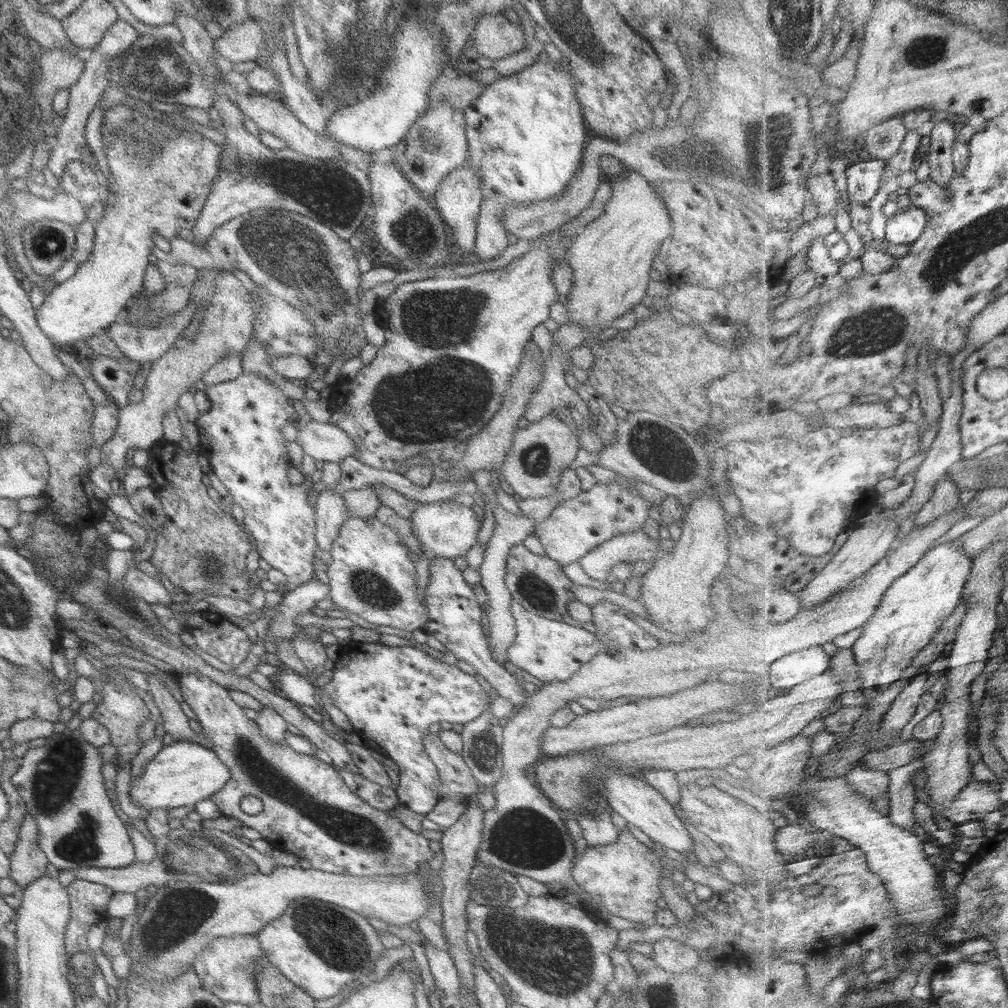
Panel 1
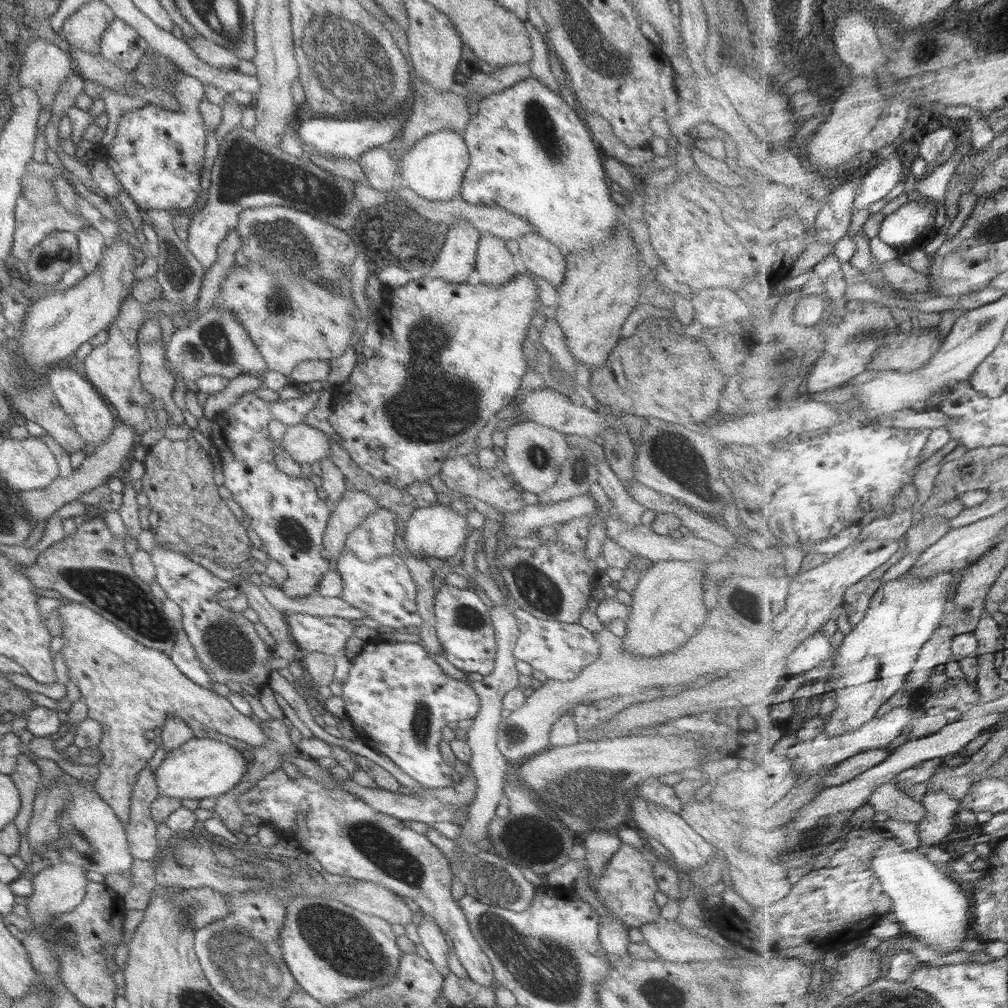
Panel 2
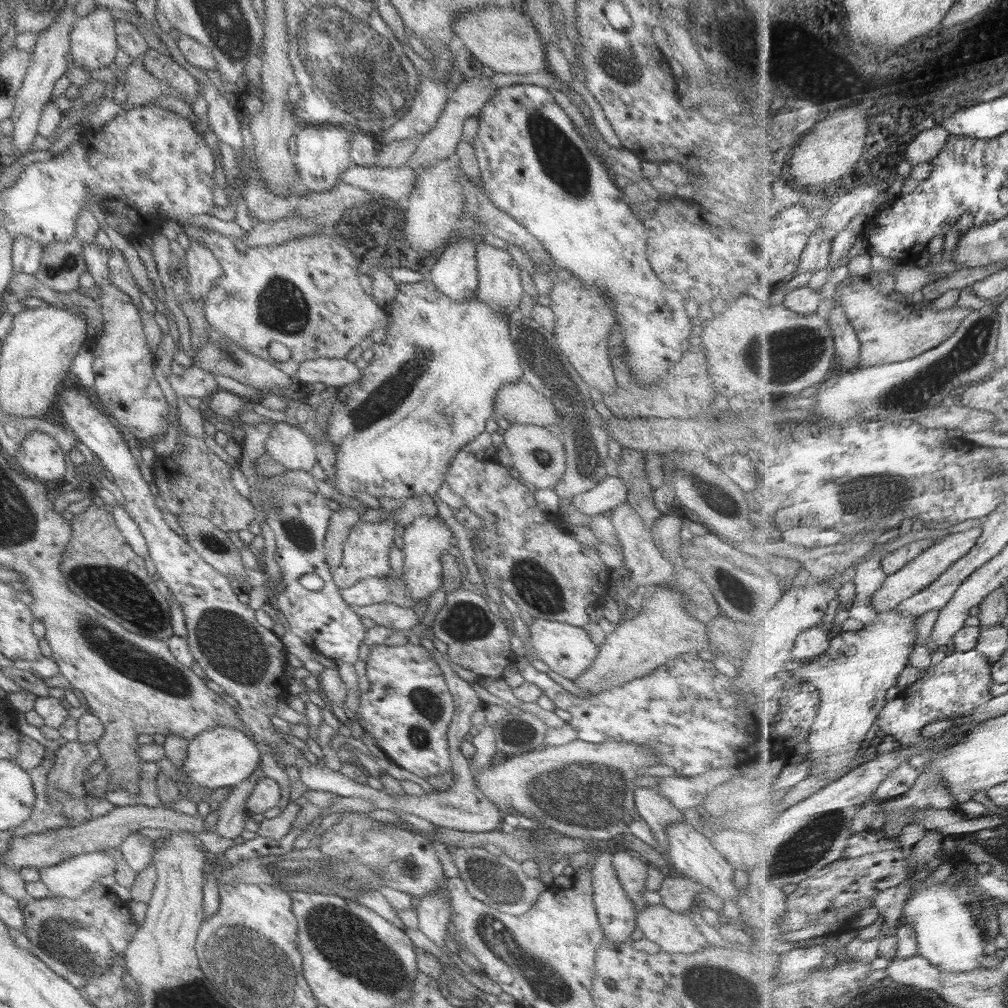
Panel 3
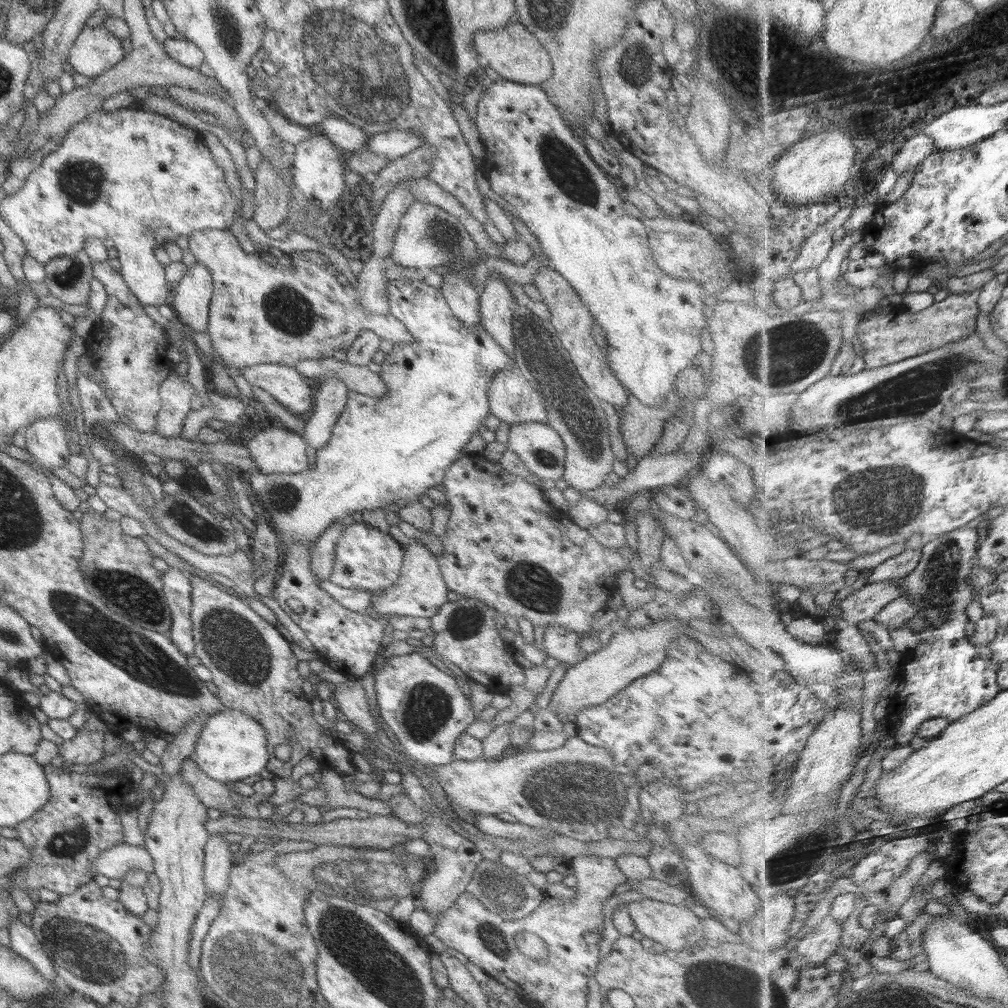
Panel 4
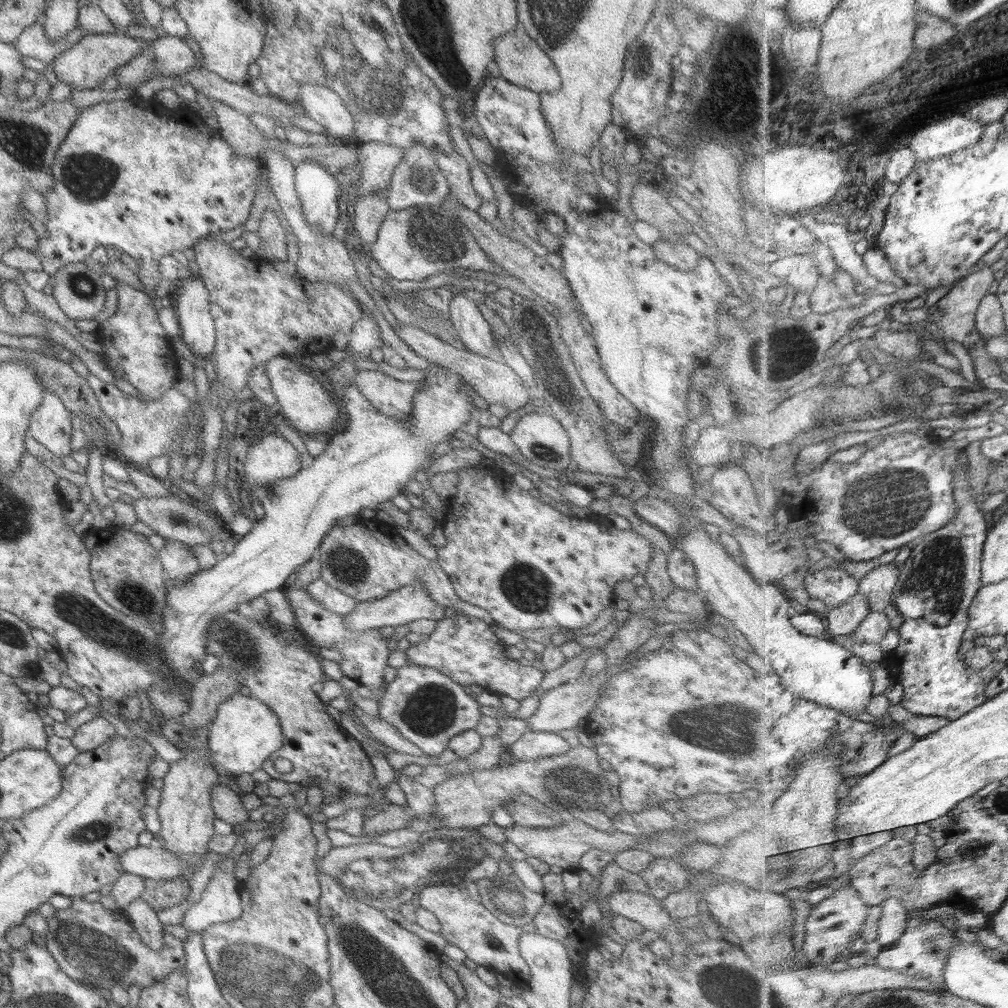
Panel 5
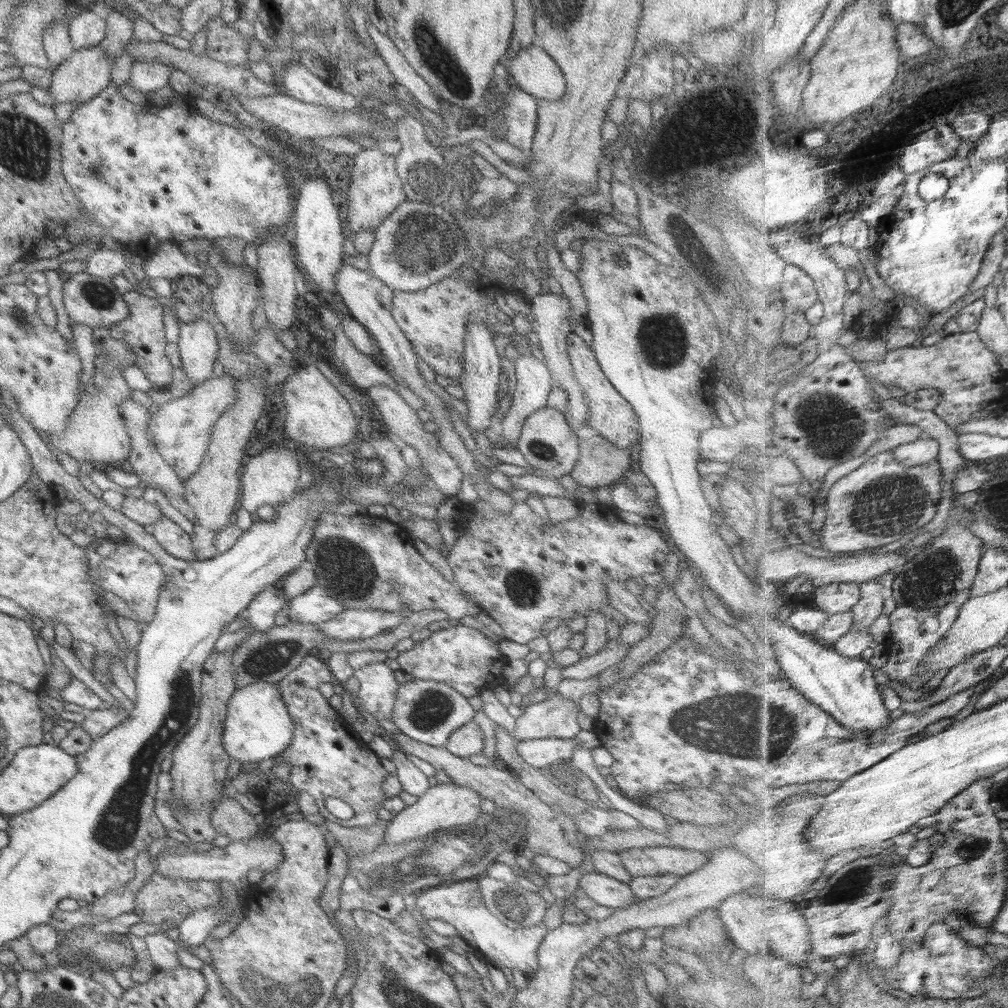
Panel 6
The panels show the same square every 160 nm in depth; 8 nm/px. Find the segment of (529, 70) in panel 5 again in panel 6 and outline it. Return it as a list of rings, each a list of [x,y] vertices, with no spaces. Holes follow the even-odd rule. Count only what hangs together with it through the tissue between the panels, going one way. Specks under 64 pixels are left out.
[[[535,42],[509,59],[507,72],[516,88],[536,101],[555,101],[563,95],[565,83],[560,68]]]

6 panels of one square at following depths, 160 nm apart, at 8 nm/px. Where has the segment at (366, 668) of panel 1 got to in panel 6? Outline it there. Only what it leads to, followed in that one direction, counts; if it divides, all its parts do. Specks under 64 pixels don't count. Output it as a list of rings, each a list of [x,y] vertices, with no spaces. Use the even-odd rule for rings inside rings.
[[[413,677],[410,681],[398,685],[389,720],[398,728],[400,734],[407,738],[429,746],[442,747],[453,730],[472,721],[473,714],[475,712],[467,703],[467,698],[450,686],[443,682]]]

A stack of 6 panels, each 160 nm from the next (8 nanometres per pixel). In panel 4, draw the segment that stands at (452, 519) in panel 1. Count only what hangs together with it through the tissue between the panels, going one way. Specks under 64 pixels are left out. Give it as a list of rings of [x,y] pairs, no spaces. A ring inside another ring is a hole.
[[[414,538],[403,543],[403,550],[401,569],[399,569],[397,580],[383,594],[372,597],[370,606],[373,612],[384,620],[397,616],[429,619],[443,604],[448,602],[447,588],[441,579],[439,569],[437,569],[436,558]]]

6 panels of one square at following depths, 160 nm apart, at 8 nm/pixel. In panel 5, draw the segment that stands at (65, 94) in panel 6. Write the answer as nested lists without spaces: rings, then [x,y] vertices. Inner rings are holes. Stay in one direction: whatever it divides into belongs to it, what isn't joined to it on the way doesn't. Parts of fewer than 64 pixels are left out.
[[[114,32],[111,34],[87,34],[59,53],[52,60],[53,67],[51,69],[53,75],[56,76],[56,82],[67,84],[72,92],[96,89],[115,68],[129,62],[142,51],[142,48],[144,48],[143,41],[124,34],[115,34]]]

